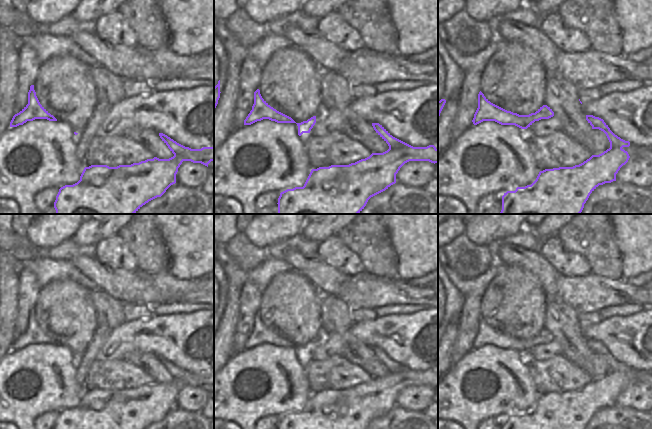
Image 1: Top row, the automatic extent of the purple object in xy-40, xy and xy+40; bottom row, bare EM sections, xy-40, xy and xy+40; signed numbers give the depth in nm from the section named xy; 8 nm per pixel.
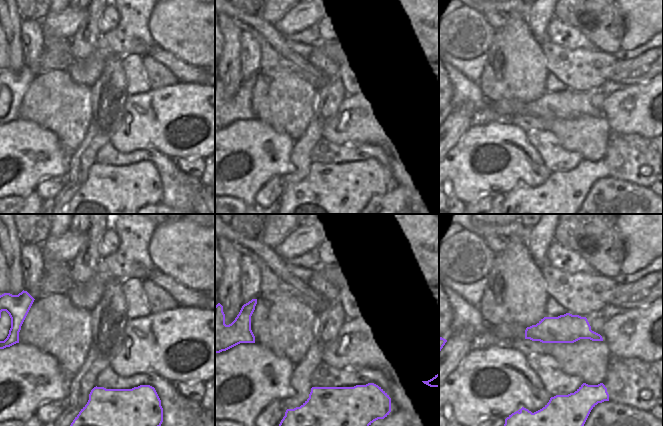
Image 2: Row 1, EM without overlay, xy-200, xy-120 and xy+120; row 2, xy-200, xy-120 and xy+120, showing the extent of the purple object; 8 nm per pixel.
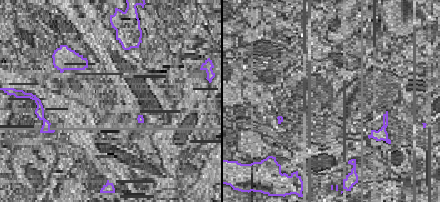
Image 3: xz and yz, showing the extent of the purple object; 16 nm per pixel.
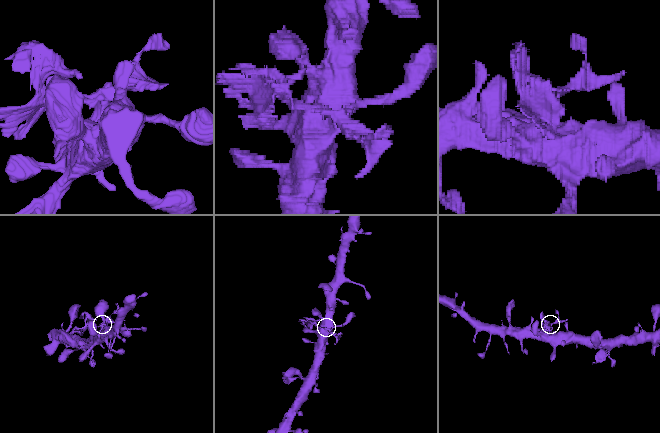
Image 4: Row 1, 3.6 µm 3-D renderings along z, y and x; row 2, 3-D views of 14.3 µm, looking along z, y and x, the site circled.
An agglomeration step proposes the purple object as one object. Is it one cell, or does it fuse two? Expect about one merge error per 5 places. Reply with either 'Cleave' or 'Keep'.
Keep.

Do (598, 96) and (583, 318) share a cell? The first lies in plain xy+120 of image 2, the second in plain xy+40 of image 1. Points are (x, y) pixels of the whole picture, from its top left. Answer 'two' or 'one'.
one

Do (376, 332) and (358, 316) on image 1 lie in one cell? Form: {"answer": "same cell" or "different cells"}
{"answer": "different cells"}

